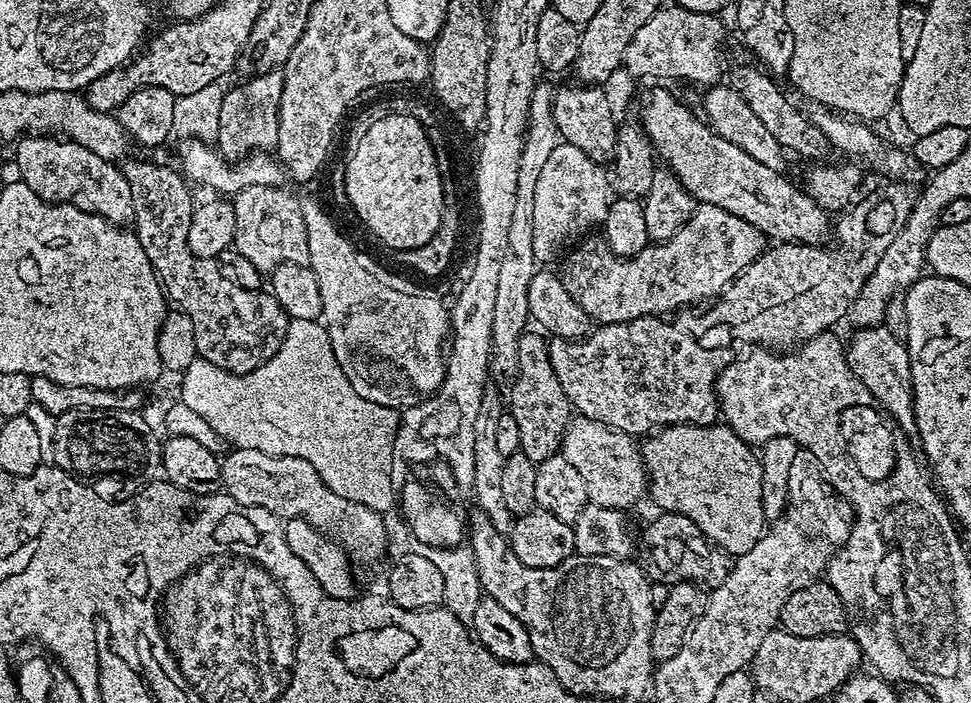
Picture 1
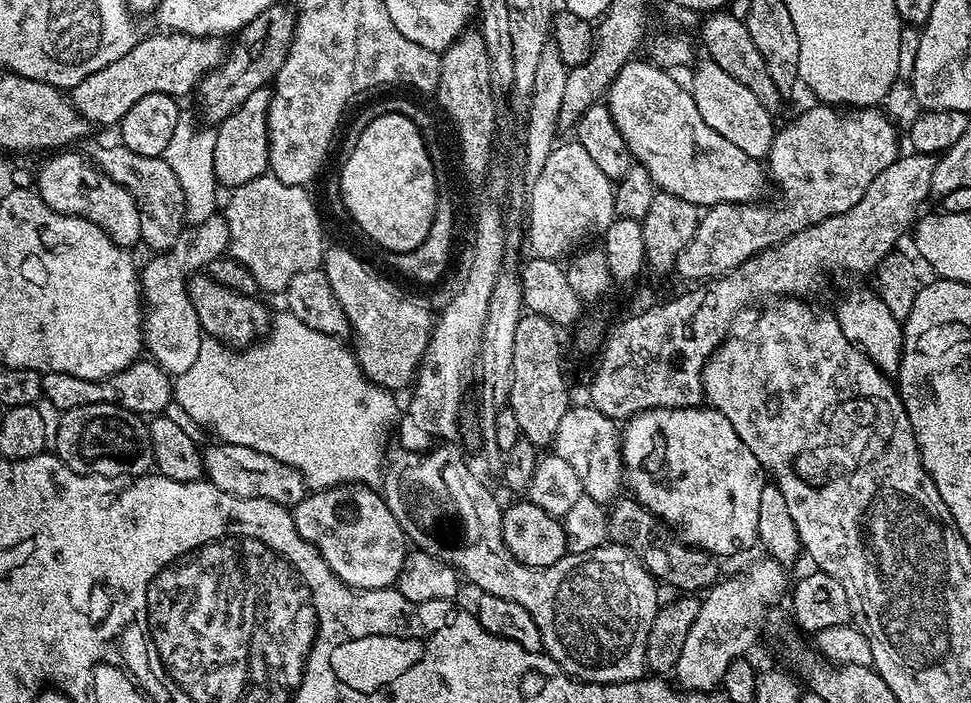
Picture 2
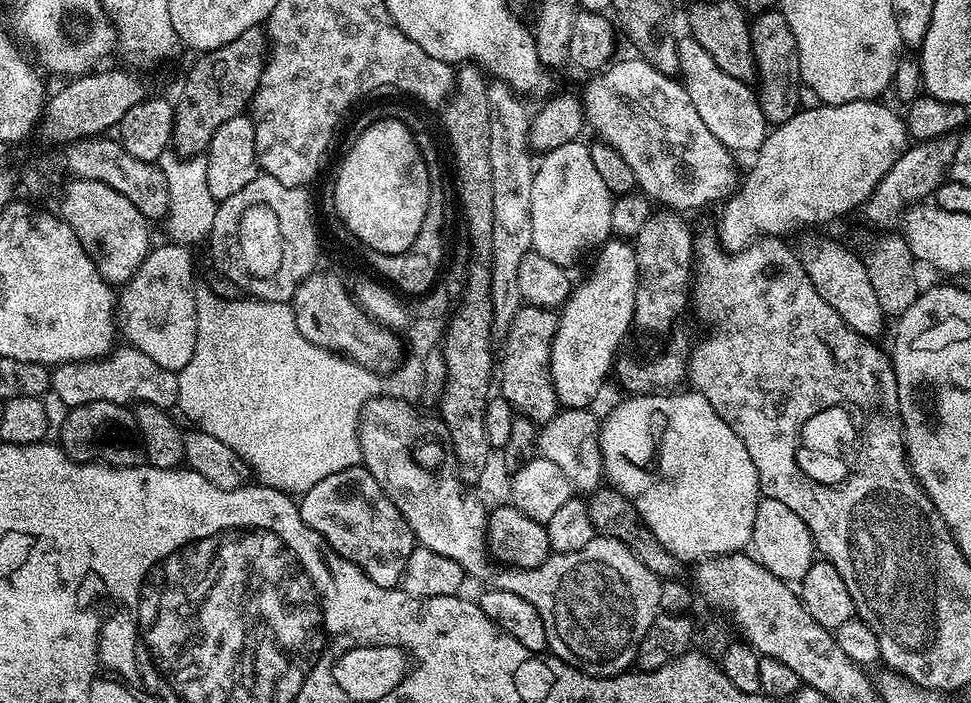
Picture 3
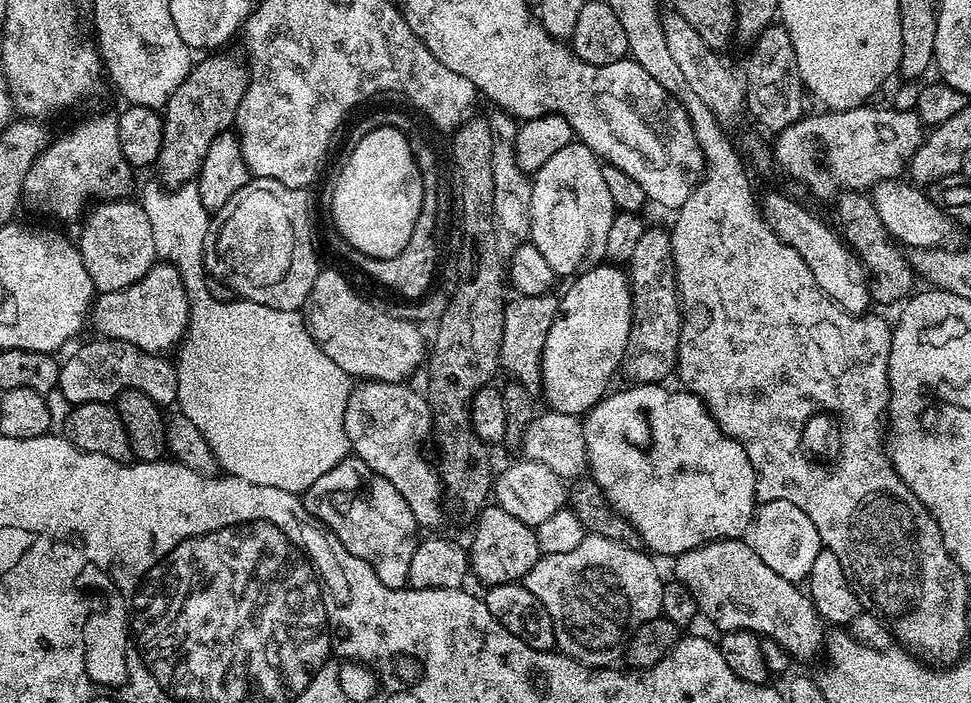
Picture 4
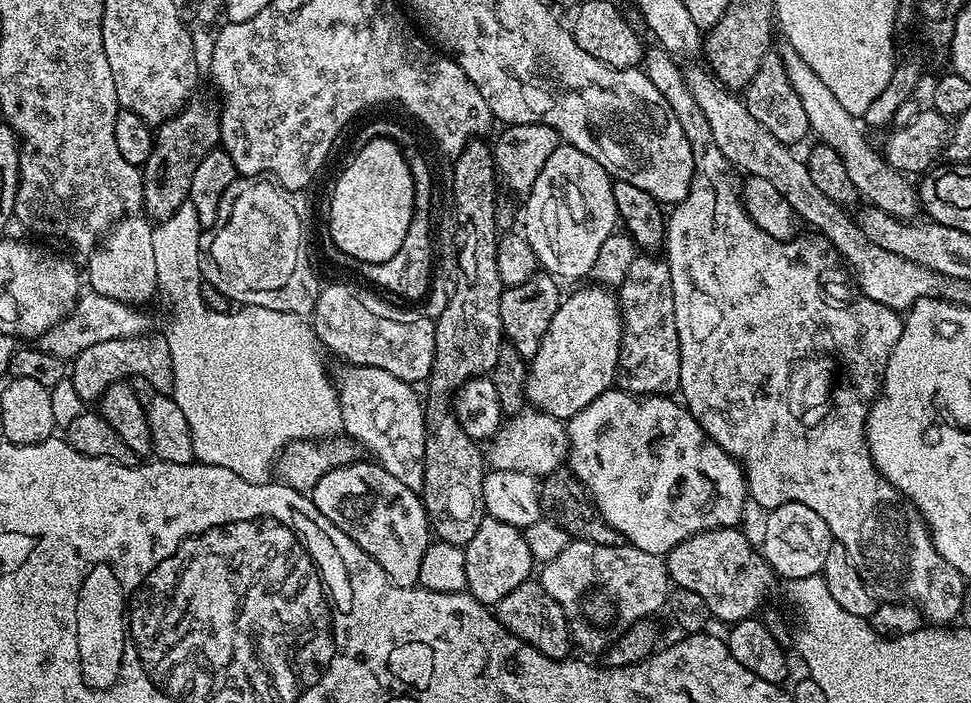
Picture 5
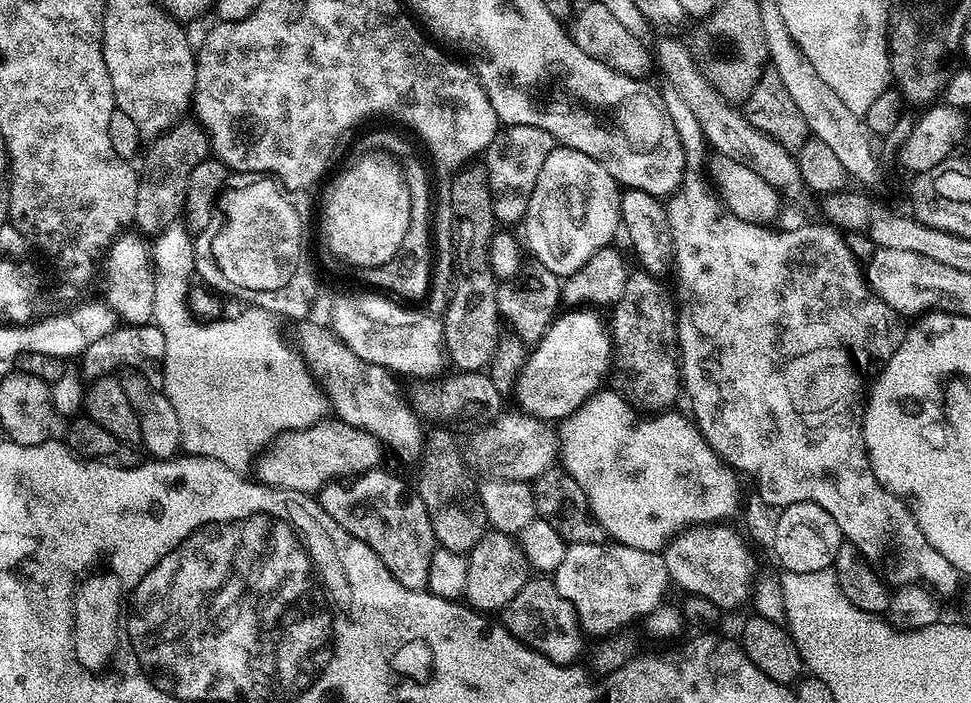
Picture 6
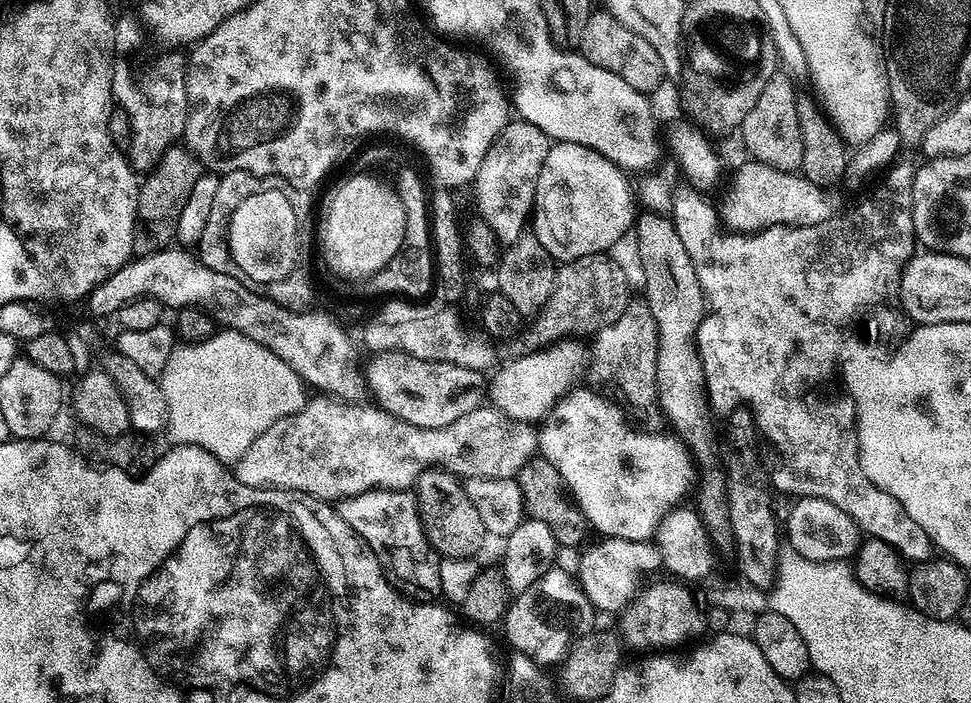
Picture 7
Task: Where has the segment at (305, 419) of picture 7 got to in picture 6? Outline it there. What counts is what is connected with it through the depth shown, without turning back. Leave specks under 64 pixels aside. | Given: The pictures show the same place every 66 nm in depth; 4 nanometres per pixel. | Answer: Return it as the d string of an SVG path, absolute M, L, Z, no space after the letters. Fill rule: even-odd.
M504 410L495 420L477 428L468 440L468 448L466 444L466 460L477 473L481 472L481 477L531 482L557 463L558 436L547 420L519 410ZM325 418L309 428L275 436L255 461L254 476L259 483L272 488L316 494L327 484L373 471L379 465L376 463L380 460L380 450L382 444L372 433L350 426L345 420Z

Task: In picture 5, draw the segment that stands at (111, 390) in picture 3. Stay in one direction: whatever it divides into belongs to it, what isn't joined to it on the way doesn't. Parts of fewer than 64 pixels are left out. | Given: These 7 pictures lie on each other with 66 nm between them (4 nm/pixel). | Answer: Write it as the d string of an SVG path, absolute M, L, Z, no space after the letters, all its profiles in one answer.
M163 335L126 336L114 338L110 342L98 342L95 346L86 346L71 361L70 380L72 388L80 400L99 401L100 396L111 384L119 384L129 378L139 378L150 382L155 392L165 394L172 391L172 359L170 346Z

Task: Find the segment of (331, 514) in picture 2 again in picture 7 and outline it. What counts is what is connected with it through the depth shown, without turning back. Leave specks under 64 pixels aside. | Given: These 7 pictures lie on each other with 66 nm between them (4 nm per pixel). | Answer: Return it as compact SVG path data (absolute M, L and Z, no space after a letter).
M370 488L360 494L345 496L335 505L337 514L374 550L385 573L398 585L399 591L412 598L432 598L440 591L440 560L428 543L418 514L416 493L402 488Z

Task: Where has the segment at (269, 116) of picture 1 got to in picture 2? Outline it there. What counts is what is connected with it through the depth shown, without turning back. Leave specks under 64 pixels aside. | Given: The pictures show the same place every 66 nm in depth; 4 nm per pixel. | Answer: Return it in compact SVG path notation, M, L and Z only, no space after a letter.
M267 87L254 90L236 110L219 121L215 129L216 141L214 142L214 174L217 185L228 187L228 190L241 188L246 182L265 175L268 166L268 106L272 101L272 92Z

